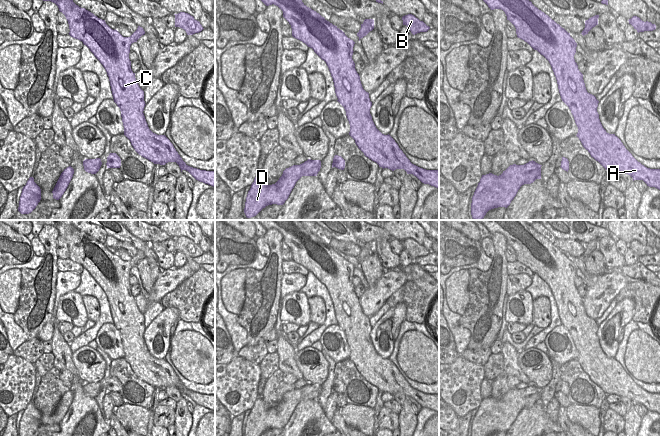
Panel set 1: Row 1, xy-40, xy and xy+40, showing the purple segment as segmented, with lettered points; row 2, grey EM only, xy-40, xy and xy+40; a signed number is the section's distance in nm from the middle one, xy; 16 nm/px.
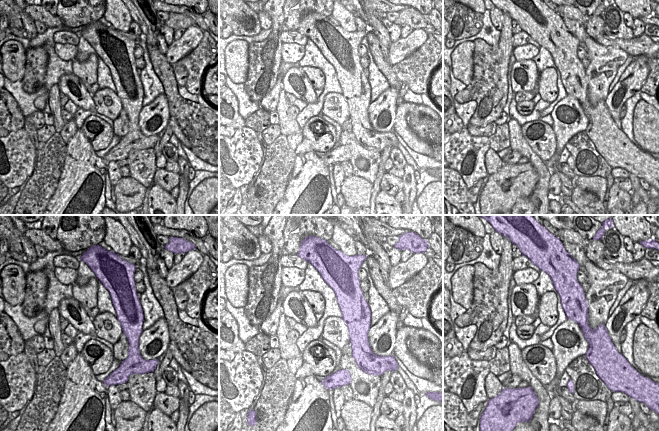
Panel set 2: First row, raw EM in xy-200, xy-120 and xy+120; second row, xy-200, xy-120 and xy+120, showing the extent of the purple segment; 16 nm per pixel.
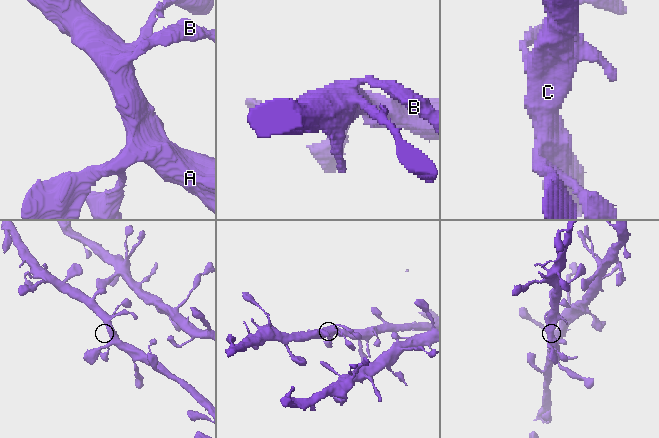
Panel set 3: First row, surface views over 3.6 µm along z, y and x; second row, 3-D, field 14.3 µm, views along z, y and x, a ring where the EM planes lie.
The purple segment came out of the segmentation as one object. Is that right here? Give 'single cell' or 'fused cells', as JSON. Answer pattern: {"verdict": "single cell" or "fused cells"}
{"verdict": "single cell"}

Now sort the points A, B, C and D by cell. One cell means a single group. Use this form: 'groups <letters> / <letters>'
groups A B C D

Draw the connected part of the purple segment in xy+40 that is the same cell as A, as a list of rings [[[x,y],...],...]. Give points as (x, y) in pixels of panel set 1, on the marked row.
[[[483,0],[491,10],[501,9],[516,28],[517,37],[527,42],[550,63],[557,80],[562,101],[569,107],[578,127],[577,137],[583,147],[607,171],[616,170],[630,175],[634,180],[643,180],[647,186],[660,190],[660,169],[650,169],[638,162],[625,148],[615,134],[609,134],[603,128],[597,107],[599,101],[587,92],[583,74],[575,62],[577,43],[564,28],[548,15],[535,7],[529,0]]]

